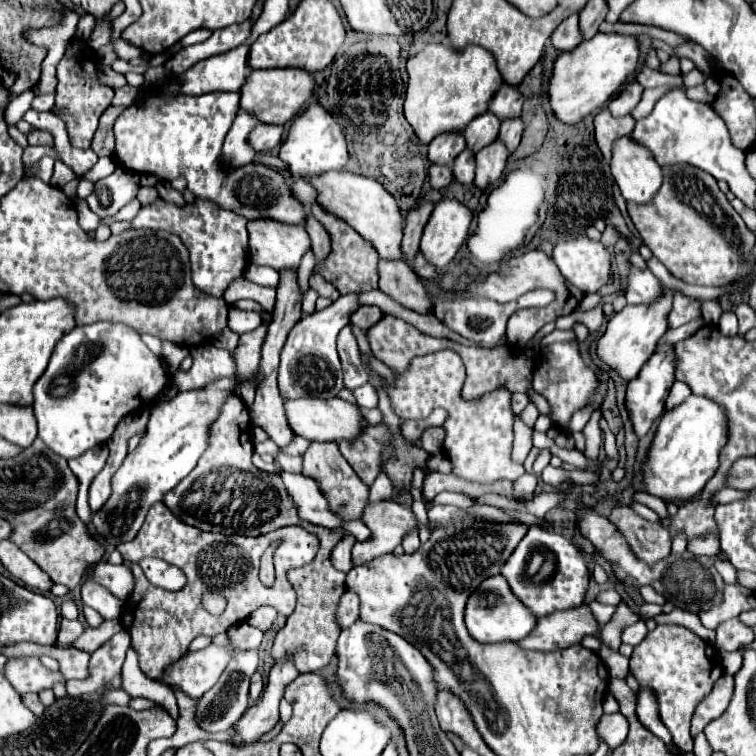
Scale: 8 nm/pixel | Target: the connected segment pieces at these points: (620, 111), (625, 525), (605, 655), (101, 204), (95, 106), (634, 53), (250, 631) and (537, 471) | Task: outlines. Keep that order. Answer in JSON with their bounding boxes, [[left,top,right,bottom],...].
[[608,81,642,117],[606,505,670,567],[598,643,630,679],[86,167,140,217],[55,41,114,149],[548,33,638,123],[230,621,264,650],[532,449,552,476]]

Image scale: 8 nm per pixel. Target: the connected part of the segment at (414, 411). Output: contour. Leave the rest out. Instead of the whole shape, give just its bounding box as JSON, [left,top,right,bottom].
[362,349,524,483]

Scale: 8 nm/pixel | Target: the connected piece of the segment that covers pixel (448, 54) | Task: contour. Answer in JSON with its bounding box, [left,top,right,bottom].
[404,43,504,143]

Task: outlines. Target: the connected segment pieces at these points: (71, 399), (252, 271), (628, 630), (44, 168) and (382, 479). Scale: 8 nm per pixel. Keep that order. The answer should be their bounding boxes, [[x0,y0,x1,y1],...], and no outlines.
[[34,321,168,461],[246,263,280,289],[622,619,648,645],[32,157,54,183],[370,473,394,499]]

